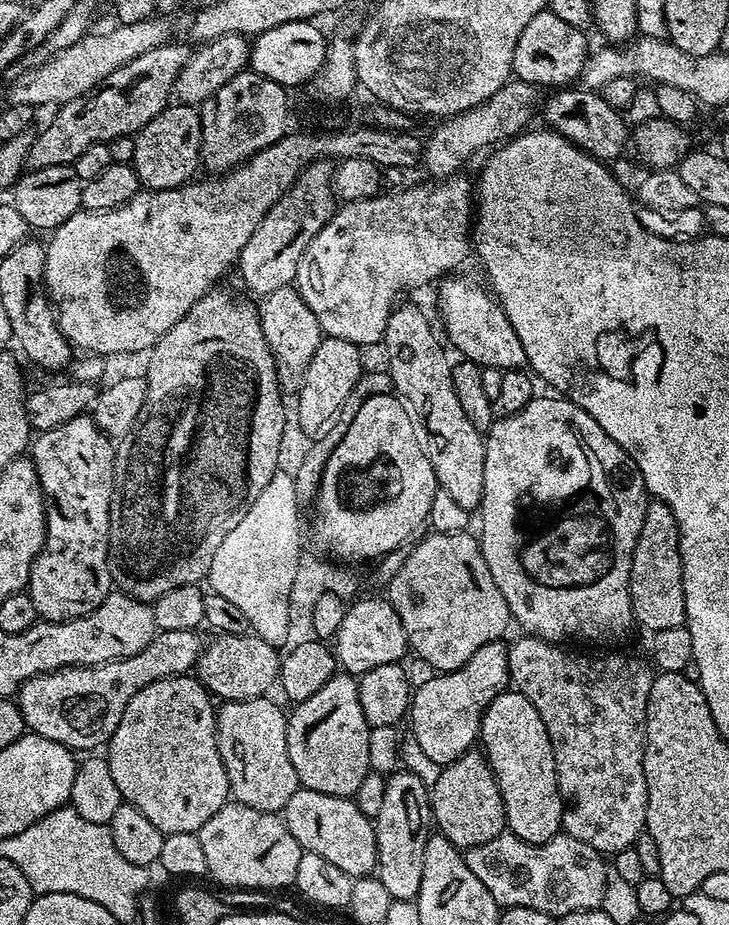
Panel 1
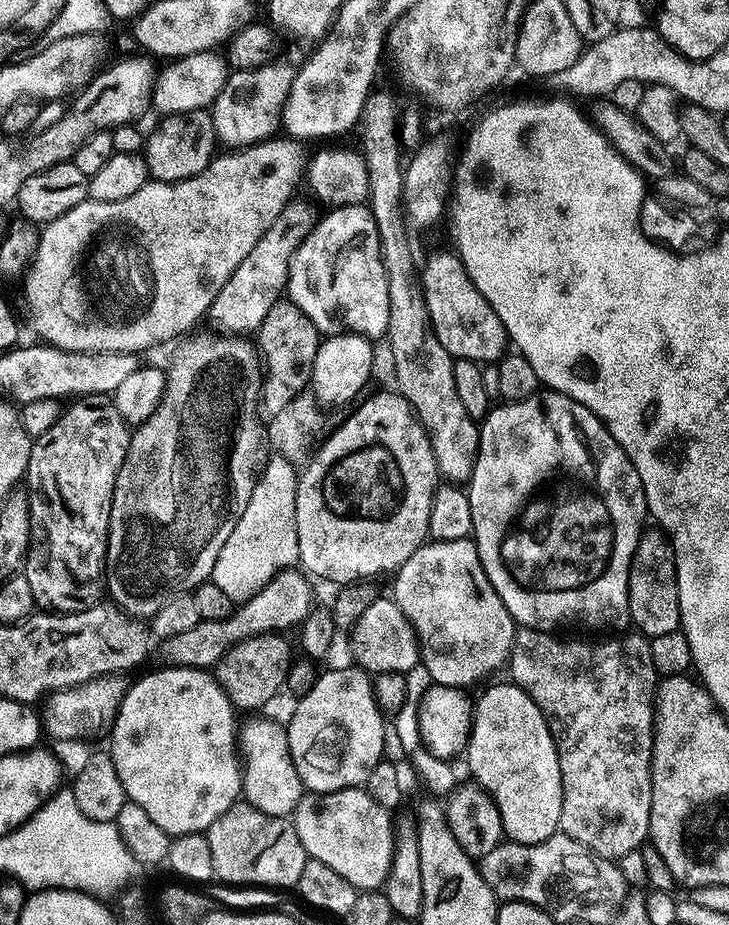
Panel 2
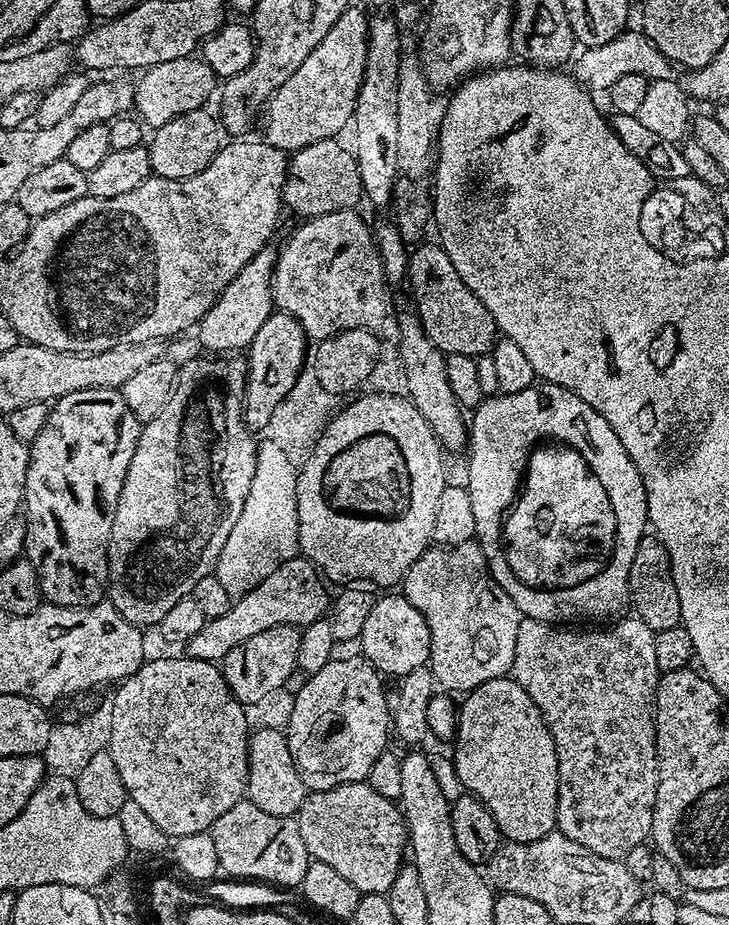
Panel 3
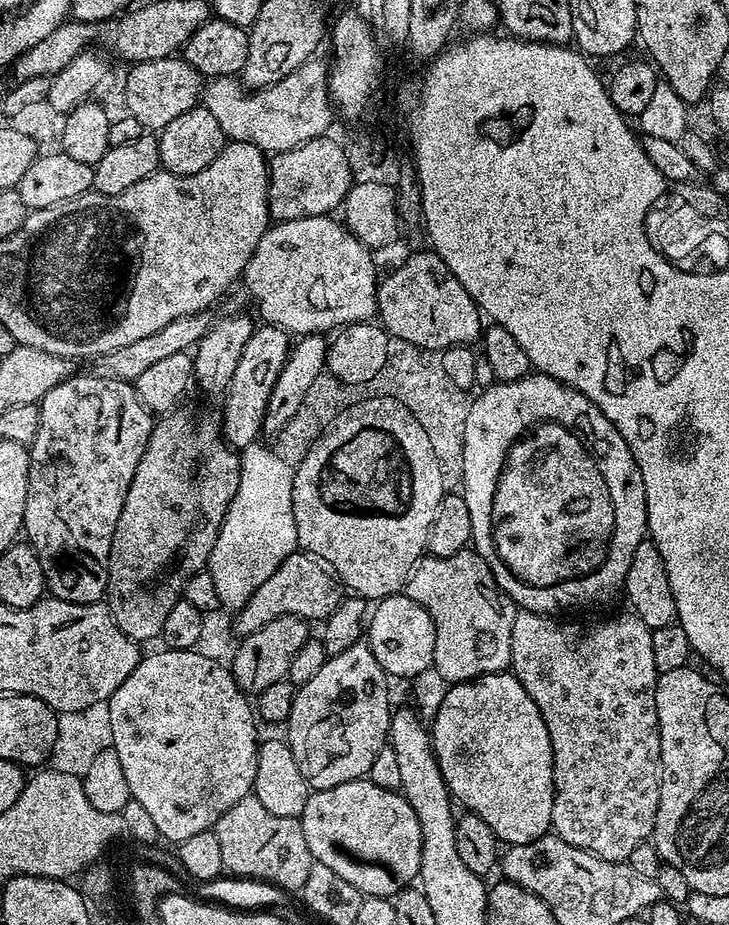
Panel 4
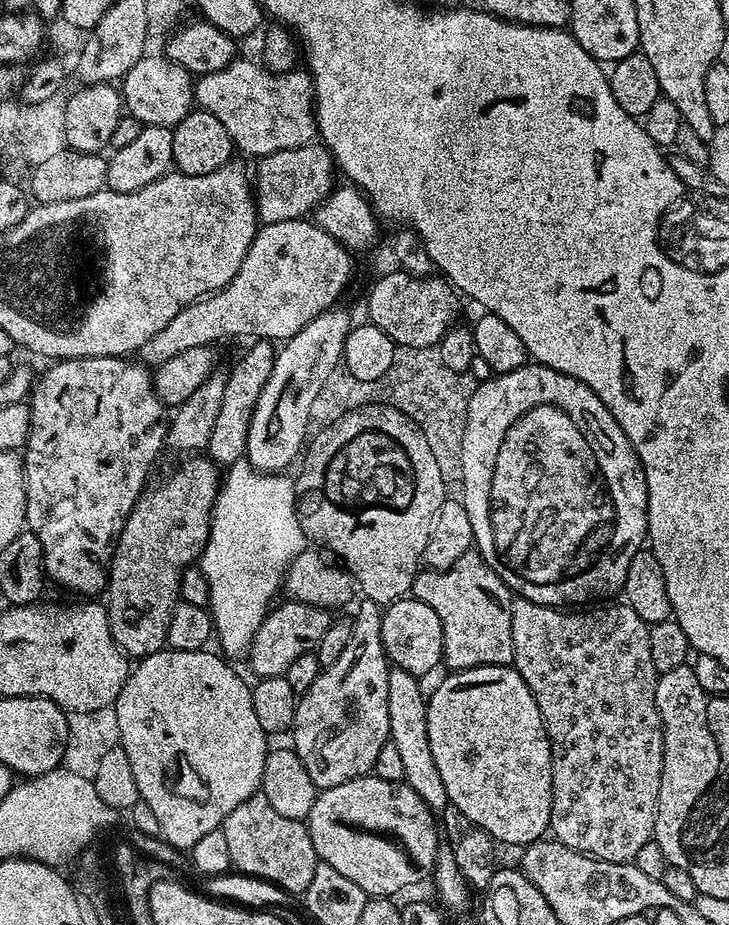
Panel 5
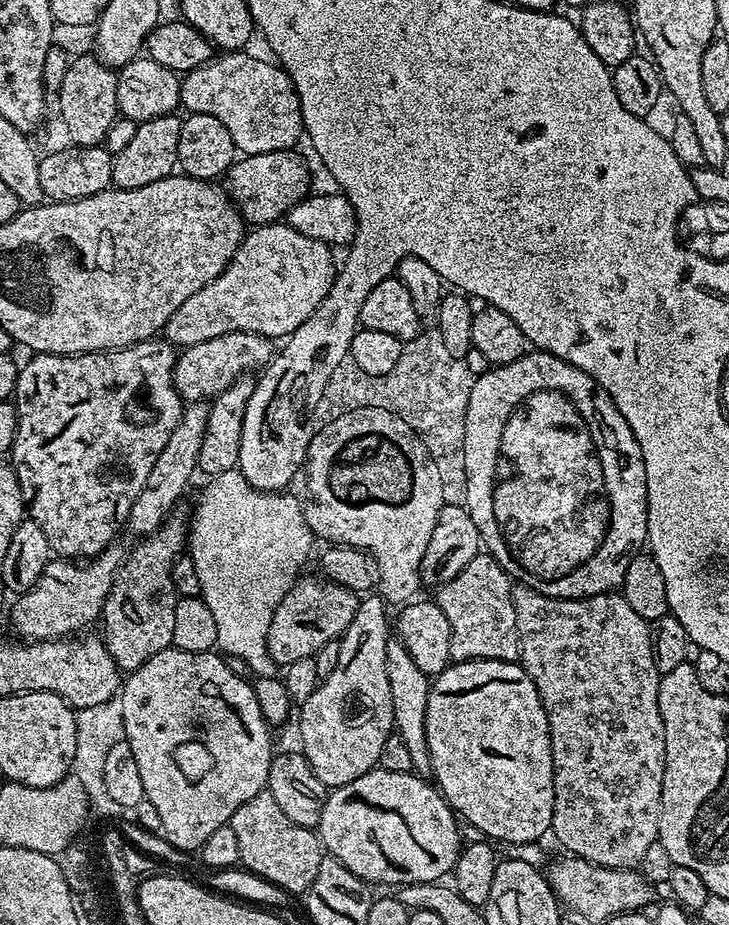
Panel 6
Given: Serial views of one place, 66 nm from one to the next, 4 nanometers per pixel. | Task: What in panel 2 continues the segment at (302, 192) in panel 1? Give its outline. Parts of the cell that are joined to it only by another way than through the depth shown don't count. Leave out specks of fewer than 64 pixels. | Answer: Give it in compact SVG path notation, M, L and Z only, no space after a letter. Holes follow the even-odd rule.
M293 198L290 203L274 218L270 230L258 238L258 246L238 262L238 270L230 274L226 286L222 286L220 293L214 298L214 302L208 308L207 319L221 324L230 334L252 334L259 329L262 318L270 314L270 306L285 295L288 286L288 271L292 256L298 250L298 246L310 234L318 219L315 212L306 201L301 198Z

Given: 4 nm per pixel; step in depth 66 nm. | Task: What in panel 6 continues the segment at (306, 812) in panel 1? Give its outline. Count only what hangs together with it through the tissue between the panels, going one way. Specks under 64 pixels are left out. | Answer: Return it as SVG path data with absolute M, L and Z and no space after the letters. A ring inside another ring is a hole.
M377 766L362 774L362 778L354 778L354 782L331 789L325 795L318 825L318 835L325 853L342 862L346 870L350 870L372 886L435 884L443 881L456 867L456 860L460 856L461 825L452 807L441 796L440 789L435 783L428 781L427 784L424 779L423 775L415 771L394 774L394 770Z

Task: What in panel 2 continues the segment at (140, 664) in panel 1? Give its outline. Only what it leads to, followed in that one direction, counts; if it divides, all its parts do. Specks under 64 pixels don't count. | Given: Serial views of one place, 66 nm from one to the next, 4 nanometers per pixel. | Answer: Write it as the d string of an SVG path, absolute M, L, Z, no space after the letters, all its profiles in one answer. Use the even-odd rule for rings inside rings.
M295 567L286 568L274 579L251 597L243 601L225 620L201 620L194 626L194 630L186 630L183 634L174 634L174 638L166 638L159 645L164 655L163 663L173 668L202 668L211 669L217 661L233 648L239 640L251 636L265 634L280 634L283 628L293 628L303 623L308 616L312 602L310 602L310 588L303 571ZM124 674L94 676L71 688L57 688L43 701L42 728L52 735L53 741L82 740L92 742L95 736L107 737L112 730L118 710L122 706L122 698L128 692L129 677Z

